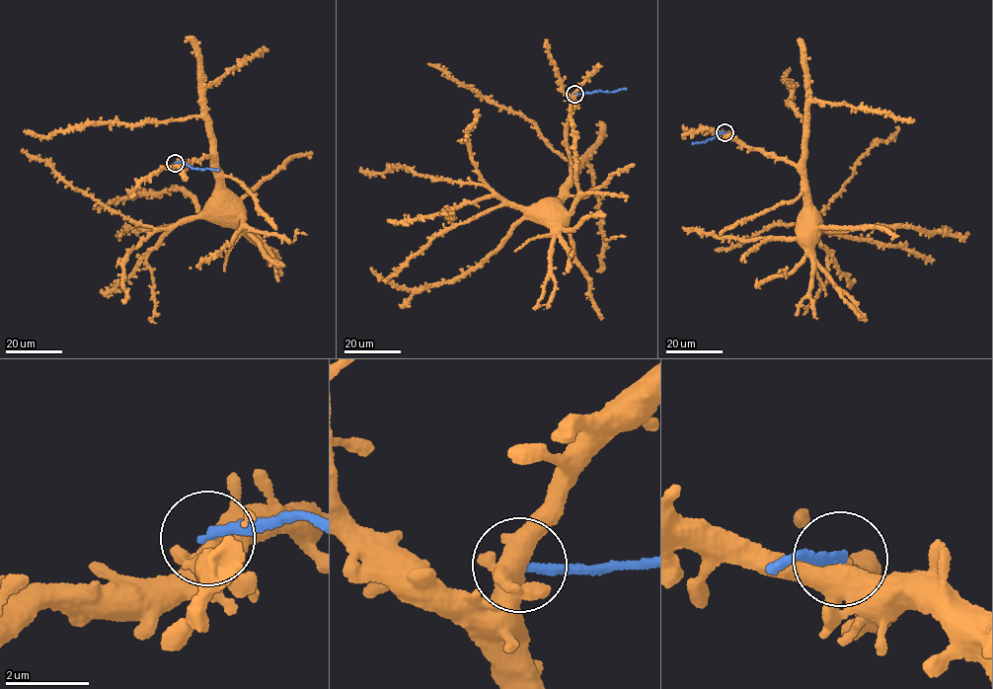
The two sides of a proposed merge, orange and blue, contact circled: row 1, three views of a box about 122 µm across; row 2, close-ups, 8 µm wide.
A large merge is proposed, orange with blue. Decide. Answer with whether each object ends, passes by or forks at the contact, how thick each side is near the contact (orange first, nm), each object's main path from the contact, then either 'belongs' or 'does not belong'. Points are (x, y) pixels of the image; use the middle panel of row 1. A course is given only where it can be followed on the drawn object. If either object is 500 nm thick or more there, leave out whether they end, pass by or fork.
500 nm thick on the orange side, 240 nm on the other; orange runs (574, 94), (567, 126), (570, 172), (559, 199), (567, 224), (561, 228); blue runs (575, 94), (626, 89); does not belong

